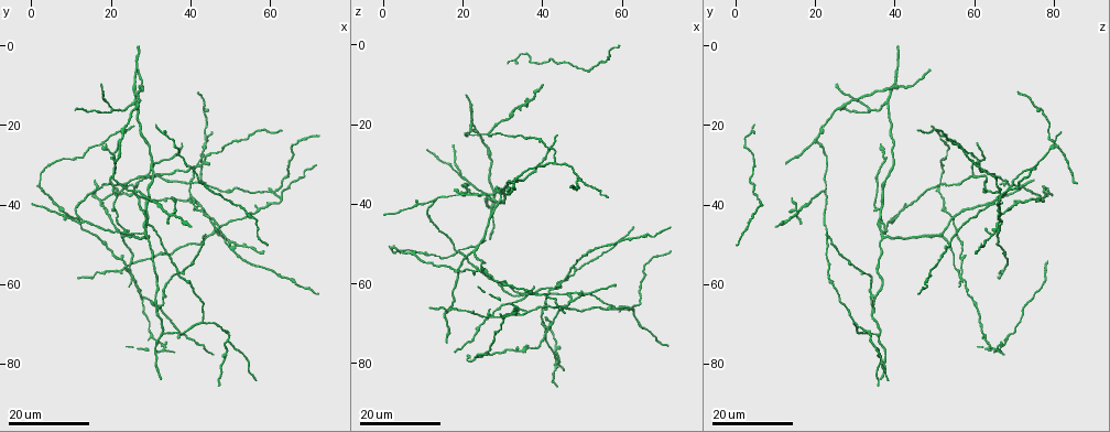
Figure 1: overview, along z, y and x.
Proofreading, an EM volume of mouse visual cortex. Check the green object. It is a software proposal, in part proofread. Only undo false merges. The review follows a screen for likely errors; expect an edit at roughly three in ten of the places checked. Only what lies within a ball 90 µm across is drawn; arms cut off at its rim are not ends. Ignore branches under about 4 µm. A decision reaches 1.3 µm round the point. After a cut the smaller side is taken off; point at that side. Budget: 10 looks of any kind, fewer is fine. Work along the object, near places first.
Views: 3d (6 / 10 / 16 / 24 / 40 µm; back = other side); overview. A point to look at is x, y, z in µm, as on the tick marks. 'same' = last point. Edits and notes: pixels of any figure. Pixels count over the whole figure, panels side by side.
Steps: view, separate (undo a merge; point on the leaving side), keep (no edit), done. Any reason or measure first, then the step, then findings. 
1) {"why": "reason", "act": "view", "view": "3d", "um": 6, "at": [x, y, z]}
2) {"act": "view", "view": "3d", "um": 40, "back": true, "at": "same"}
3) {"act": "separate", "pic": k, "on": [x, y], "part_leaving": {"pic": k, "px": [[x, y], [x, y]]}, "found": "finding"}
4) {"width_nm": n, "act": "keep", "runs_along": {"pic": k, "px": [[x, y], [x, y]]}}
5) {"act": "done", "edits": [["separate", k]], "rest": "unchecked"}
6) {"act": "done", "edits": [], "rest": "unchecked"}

{"why": "three-way junction", "act": "view", "view": "3d", "um": 16, "at": [32.0, 72.5, 35.5]}

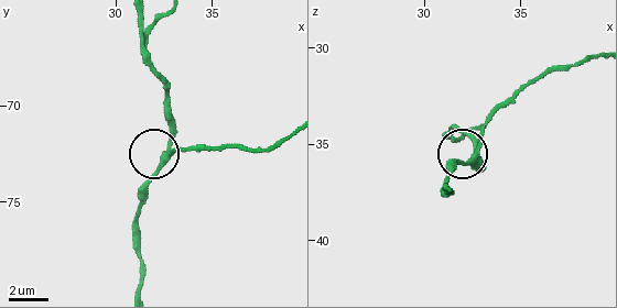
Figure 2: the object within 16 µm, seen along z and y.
{"act": "view", "view": "3d", "um": 10, "at": [32.6, 72.6, 35.7]}

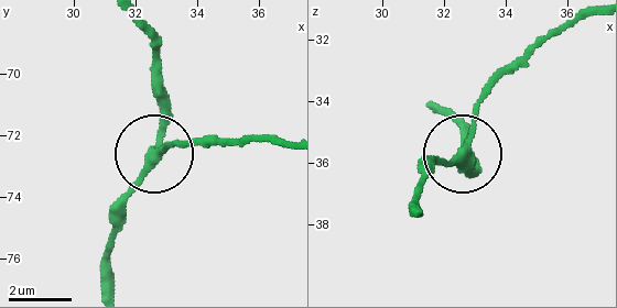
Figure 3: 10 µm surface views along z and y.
{"act": "view", "view": "3d", "um": 10, "back": true, "at": [32.6, 72.7, 35.7]}

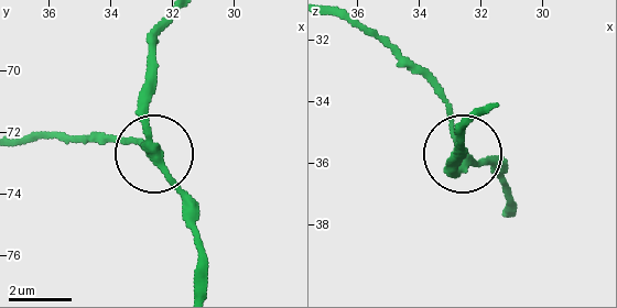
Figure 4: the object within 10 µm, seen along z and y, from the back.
{"arms": 3, "act": "keep", "runs_along": {"pic": 4, "px": [[172, 23], [149, 63], [149, 139], [193, 210]]}, "found": "one neuron here"}

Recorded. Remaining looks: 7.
{"why": "thin arm on a thick one", "act": "view", "view": "3d", "um": 16, "at": [32.0, 66.5, 35.0]}

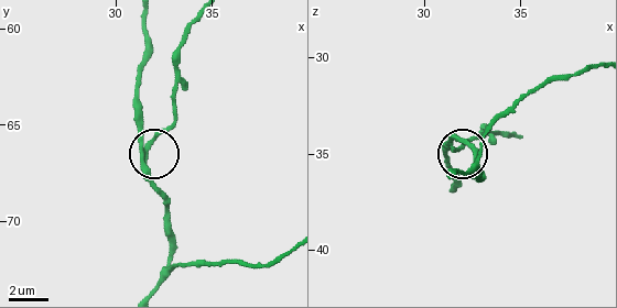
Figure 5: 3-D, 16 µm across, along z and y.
{"act": "view", "view": "3d", "um": 10, "at": "same"}

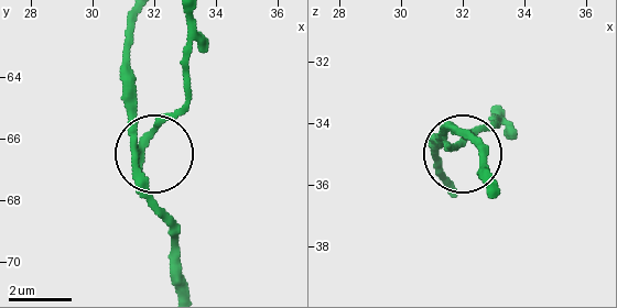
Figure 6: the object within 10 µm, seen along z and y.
{"width_nm": 220, "act": "separate", "pic": 6, "on": [168, 118], "part_leaving": {"pic": 6, "px": [[141, 149], [183, 105], [185, 18]]}, "found": "two neurons meet here"}

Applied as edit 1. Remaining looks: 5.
{"why": "four arms meet", "act": "view", "view": "3d", "um": 16, "at": [23.5, 46.5, 37.0]}

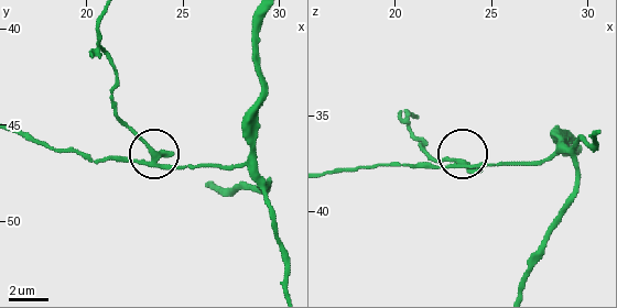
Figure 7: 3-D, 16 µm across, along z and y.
{"act": "view", "view": "3d", "um": 10, "at": [23.5, 46.3, 37.4]}

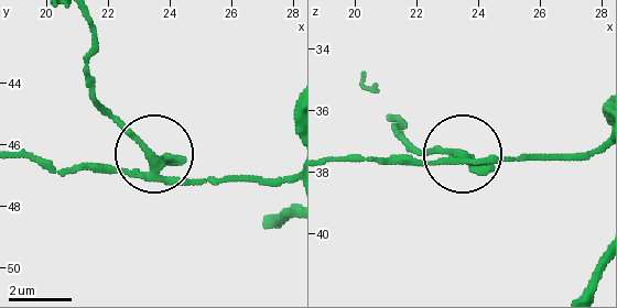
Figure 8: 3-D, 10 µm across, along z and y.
{"arms": 4, "act": "separate", "pic": 8, "on": [126, 133], "part_leaving": {"pic": 8, "px": [[155, 172], [148, 151], [95, 96], [84, 64], [93, 24]]}, "found": "two neurons meet here"}

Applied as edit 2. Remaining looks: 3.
{"why": "side arm on a straight run", "act": "view", "view": "3d", "um": 16, "at": [21.5, 24.0, 19.5]}

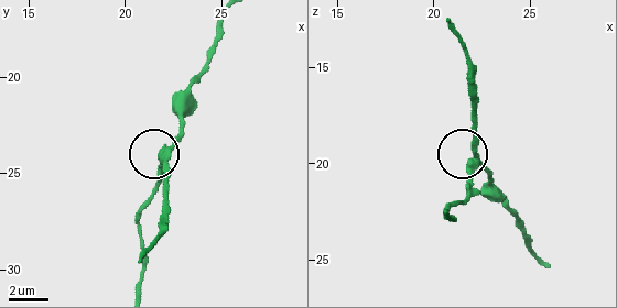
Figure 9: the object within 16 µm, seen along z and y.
{"why": "zoom in", "act": "view", "view": "3d", "um": 10, "at": [22.2, 23.9, 20.0]}

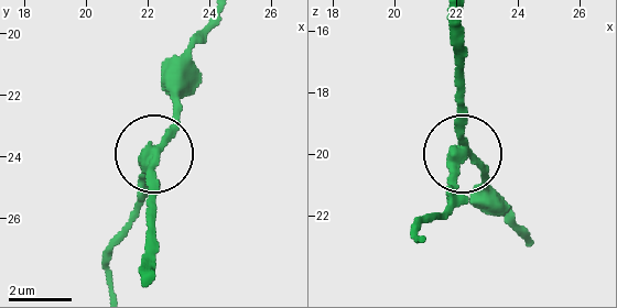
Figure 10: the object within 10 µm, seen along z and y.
{"width_nm": 290, "act": "separate", "pic": 10, "on": [174, 117], "part_leaving": {"pic": 10, "px": [[157, 152], [172, 116], [174, 68], [212, 21]]}, "found": "two neurons meet here"}

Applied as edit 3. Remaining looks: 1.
{"act": "done", "edits": [["separate", 6], ["separate", 8], ["separate", 10]], "rest": "unchecked"}

